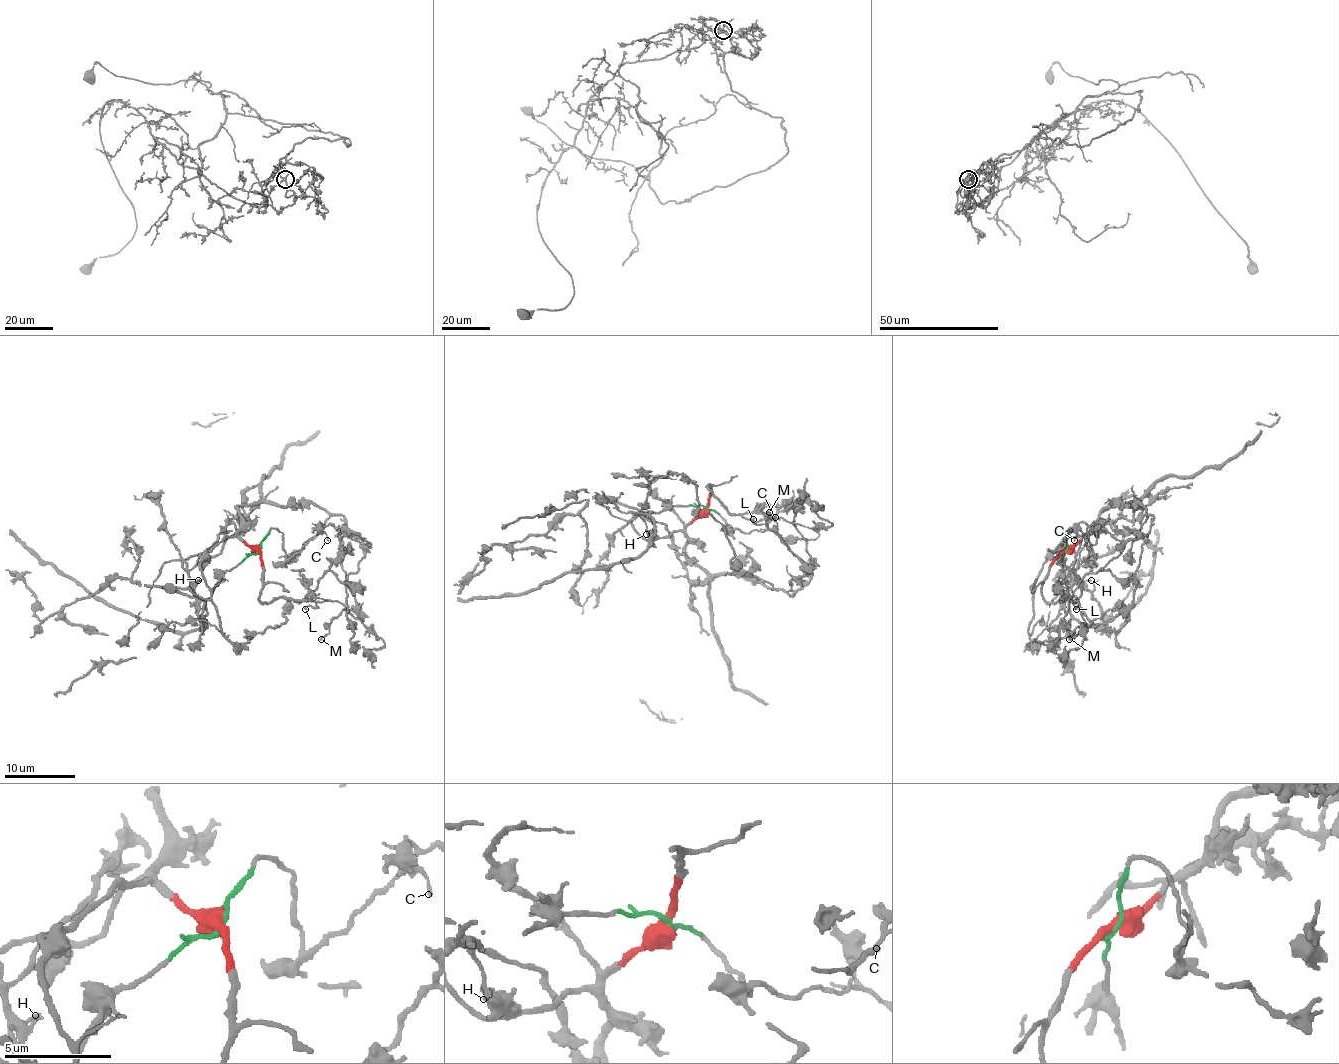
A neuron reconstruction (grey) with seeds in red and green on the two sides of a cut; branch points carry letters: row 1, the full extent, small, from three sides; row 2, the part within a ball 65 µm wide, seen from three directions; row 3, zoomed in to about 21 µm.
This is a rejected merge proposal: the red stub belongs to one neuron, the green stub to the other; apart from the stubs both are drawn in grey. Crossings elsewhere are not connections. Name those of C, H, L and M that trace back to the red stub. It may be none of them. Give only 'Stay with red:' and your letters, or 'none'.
Stay with red: C, L, M

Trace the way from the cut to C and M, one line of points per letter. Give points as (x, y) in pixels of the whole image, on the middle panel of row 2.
C: (706, 509), (685, 529), (690, 559), (712, 575), (754, 575), (793, 594), (810, 569), (768, 527), (775, 516)
M: (706, 509), (685, 529), (690, 559), (712, 575), (754, 575), (793, 594), (802, 560), (768, 513)

